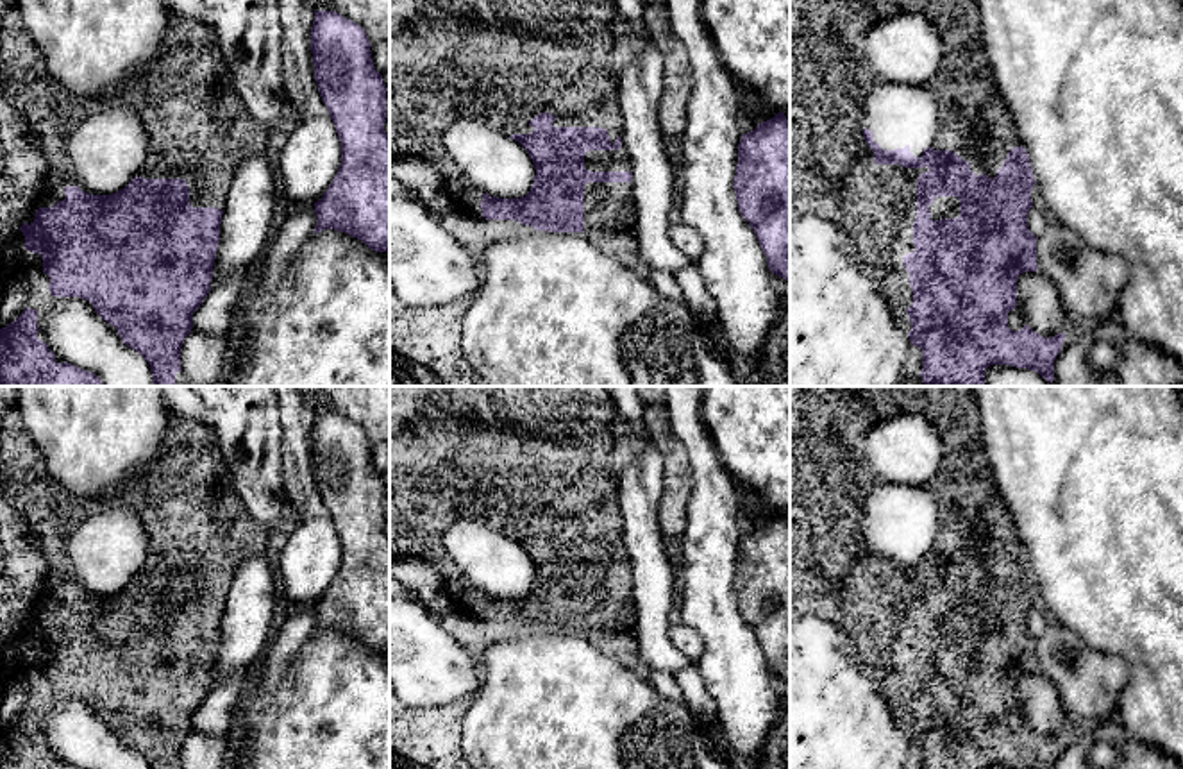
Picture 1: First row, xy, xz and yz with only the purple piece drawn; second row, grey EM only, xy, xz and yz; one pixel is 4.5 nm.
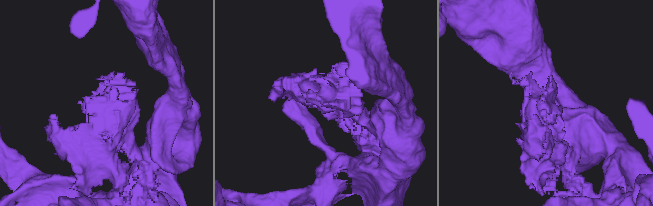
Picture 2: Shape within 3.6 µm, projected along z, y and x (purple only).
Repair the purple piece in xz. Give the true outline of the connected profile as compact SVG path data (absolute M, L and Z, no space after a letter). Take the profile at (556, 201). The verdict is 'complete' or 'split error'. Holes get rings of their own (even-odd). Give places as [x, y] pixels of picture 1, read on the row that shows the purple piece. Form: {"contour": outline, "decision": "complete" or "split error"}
{"contour": "M536 114L531 134L511 134L534 163L531 191L520 199L499 199L482 193L482 218L516 220L536 231L584 232L584 186L588 182L631 182L631 172L590 172L584 156L590 150L618 150L622 138L611 143L602 127L554 127L556 116Z", "decision": "complete"}

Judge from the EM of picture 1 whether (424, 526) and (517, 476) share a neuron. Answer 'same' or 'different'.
same

